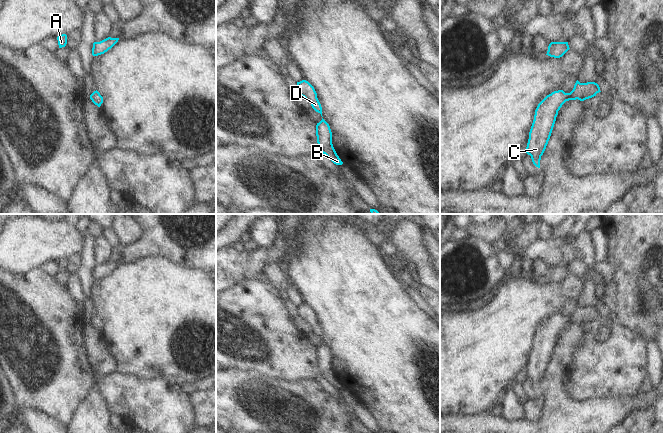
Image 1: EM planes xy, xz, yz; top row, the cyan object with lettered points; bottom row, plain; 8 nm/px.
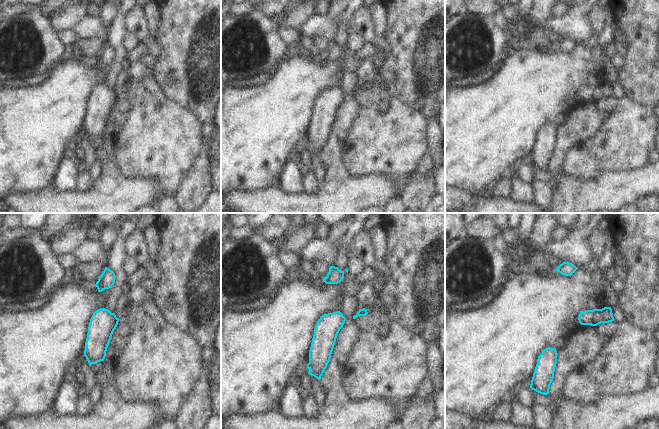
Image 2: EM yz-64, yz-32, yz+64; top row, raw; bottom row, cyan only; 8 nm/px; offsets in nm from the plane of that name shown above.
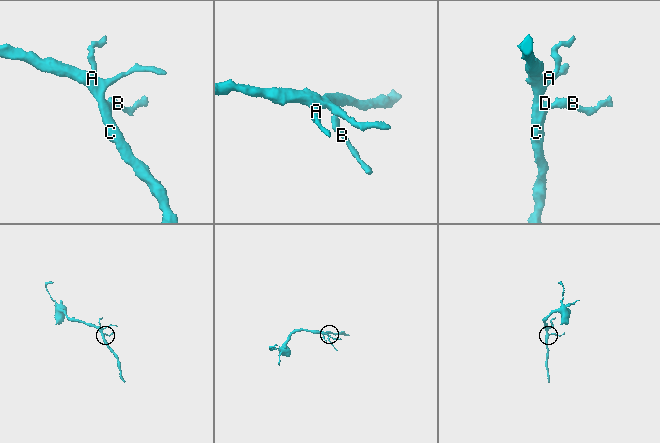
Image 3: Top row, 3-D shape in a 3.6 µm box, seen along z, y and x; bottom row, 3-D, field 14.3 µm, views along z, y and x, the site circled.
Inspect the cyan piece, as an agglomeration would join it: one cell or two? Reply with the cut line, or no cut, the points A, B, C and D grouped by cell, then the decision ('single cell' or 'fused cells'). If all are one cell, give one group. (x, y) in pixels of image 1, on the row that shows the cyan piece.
cut none; groups A B C D; single cell

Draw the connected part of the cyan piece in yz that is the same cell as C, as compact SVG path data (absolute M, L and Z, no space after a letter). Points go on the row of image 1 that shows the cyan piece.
M577 80L570 93L565 93L563 90L554 91L538 104L526 147L526 153L531 156L536 167L540 168L541 156L546 149L562 105L569 100L584 101L596 96L599 92L601 91L597 83L580 83Z

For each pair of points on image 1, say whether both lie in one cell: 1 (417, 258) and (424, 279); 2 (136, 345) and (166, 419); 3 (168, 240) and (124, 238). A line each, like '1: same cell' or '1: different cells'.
1: same cell
2: different cells
3: different cells

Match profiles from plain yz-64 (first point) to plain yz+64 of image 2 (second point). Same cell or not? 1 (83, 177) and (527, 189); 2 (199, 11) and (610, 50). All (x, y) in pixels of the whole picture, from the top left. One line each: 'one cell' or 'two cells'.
1: two cells
2: two cells

